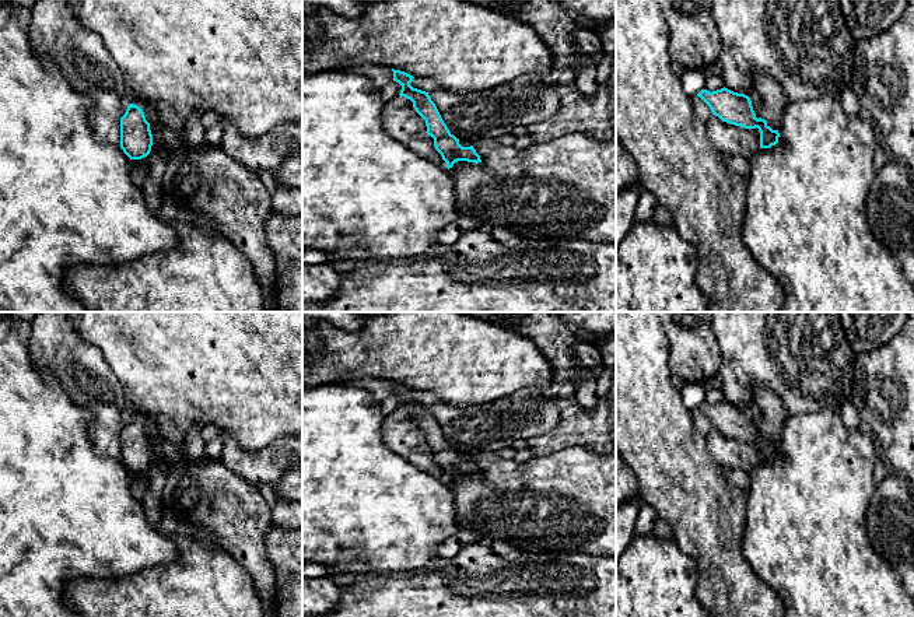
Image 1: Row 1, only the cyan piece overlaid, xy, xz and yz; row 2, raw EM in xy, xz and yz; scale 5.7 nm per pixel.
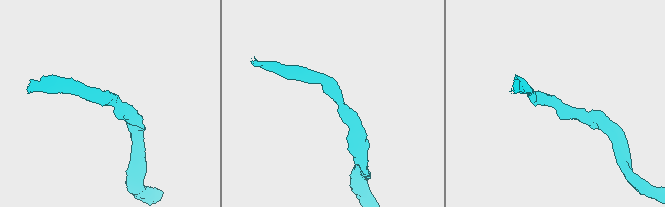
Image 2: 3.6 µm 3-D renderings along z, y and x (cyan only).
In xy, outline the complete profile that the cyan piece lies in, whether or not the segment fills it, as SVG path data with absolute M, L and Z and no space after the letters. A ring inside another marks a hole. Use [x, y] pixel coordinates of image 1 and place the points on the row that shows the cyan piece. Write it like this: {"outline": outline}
{"outline": "M129 104L120 118L120 148L130 159L141 159L150 154L151 146L153 134L143 109Z"}

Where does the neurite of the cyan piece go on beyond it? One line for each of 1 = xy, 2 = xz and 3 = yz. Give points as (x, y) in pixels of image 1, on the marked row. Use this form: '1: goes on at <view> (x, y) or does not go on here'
1: does not go on here
2: does not go on here
3: does not go on here

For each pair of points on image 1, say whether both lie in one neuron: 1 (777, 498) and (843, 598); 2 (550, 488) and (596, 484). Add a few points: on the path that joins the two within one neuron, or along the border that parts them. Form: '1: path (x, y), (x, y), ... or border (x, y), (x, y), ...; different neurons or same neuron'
1: path (802, 523), (805, 526), (805, 536), (826, 572); same neuron
2: path (561, 488), (585, 488); same neuron

